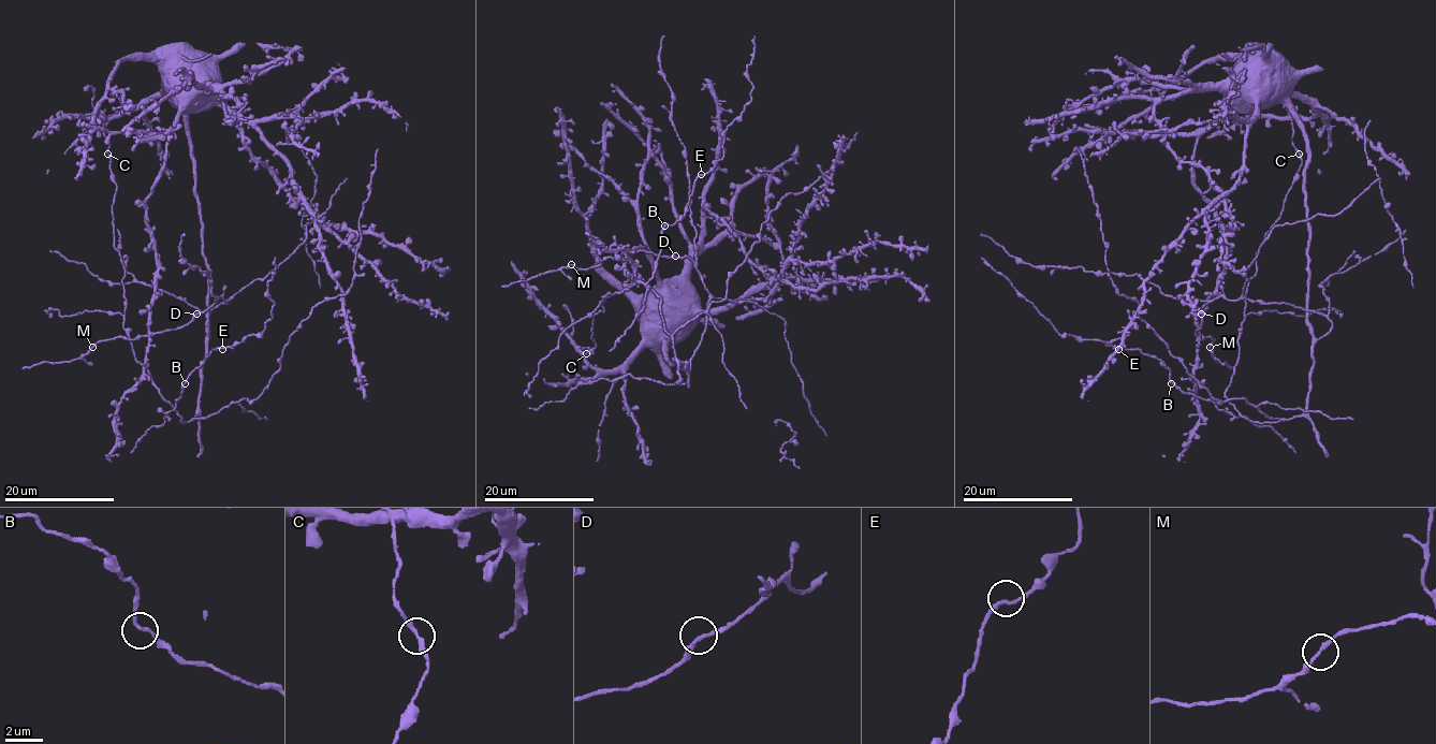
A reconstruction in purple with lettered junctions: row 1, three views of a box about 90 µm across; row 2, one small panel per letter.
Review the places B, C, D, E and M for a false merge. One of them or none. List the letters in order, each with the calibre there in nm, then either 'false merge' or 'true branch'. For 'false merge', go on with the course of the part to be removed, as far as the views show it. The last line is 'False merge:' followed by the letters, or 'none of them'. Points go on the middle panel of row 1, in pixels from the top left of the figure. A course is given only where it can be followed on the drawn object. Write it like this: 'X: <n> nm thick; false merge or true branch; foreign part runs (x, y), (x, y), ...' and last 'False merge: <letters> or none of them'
B: 180 nm thick; true branch
C: 200 nm thick; true branch
D: 200 nm thick; true branch
E: 190 nm thick; true branch
M: 190 nm thick; true branch
False merge: none of them

